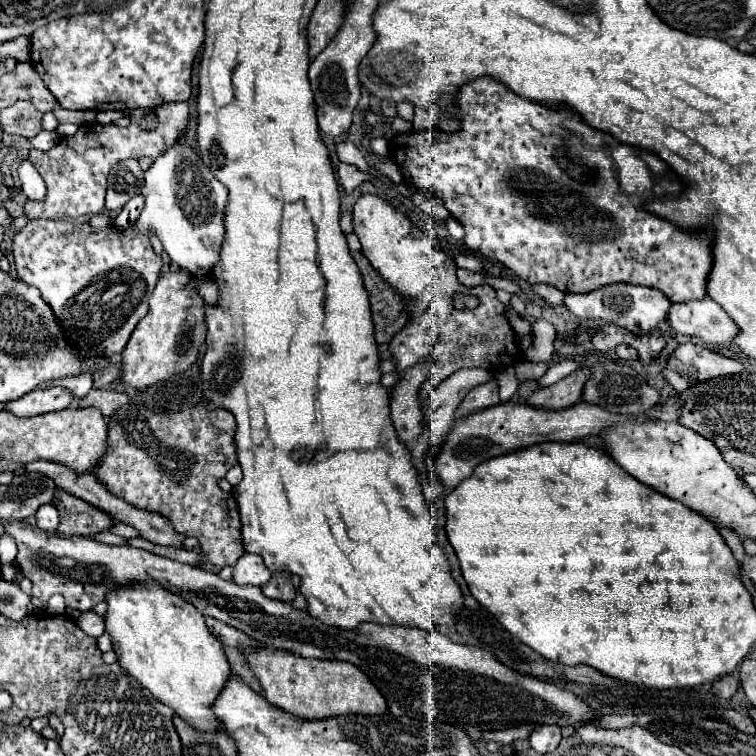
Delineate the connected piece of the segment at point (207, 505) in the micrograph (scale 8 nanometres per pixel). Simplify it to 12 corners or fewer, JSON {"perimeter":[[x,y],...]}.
{"perimeter":[[130,401],[94,471],[112,495],[198,537],[216,567],[244,553],[218,485],[234,415]]}

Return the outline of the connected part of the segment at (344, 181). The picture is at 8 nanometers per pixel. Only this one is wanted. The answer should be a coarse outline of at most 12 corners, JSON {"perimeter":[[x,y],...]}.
{"perimeter":[[348,163],[338,165],[338,181],[352,193],[368,175]]}

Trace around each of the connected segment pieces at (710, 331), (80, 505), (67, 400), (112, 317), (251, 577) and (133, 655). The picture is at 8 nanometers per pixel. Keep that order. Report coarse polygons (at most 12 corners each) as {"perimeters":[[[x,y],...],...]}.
{"perimeters":[[[710,297],[672,303],[668,323],[708,345],[732,343],[738,325]],[[58,489],[58,531],[92,537],[110,531],[116,519]],[[66,387],[30,391],[4,409],[18,417],[60,411],[74,395]],[[24,225],[18,279],[120,353],[162,269],[138,229]],[[244,553],[234,565],[238,585],[262,587],[270,579],[260,555]],[[106,595],[118,663],[198,731],[232,677],[194,605]]]}

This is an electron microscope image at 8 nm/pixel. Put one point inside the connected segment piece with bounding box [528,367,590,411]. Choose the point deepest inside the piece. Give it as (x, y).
(565, 393)

